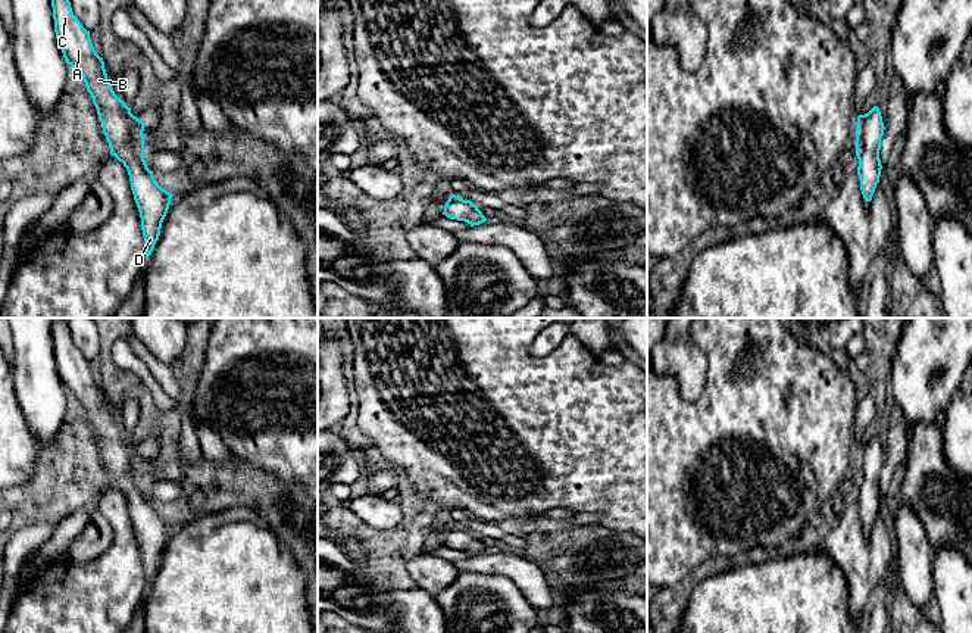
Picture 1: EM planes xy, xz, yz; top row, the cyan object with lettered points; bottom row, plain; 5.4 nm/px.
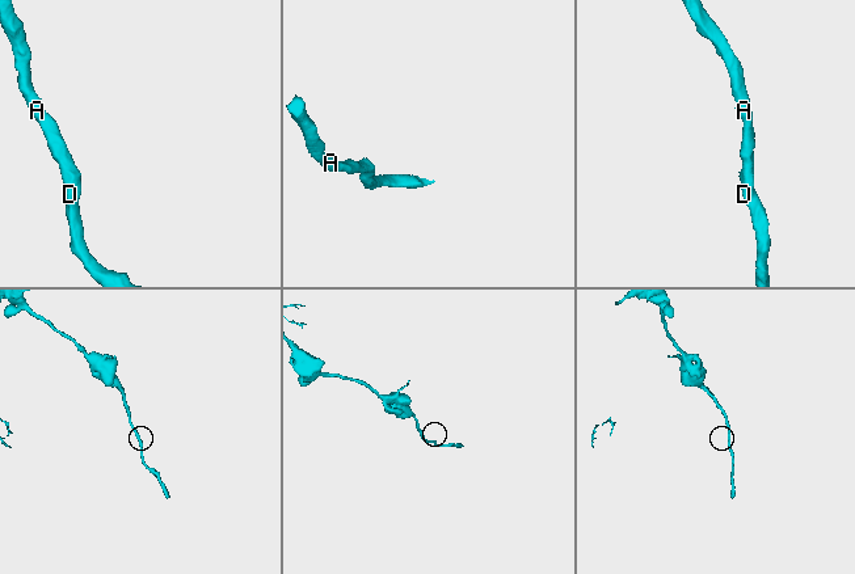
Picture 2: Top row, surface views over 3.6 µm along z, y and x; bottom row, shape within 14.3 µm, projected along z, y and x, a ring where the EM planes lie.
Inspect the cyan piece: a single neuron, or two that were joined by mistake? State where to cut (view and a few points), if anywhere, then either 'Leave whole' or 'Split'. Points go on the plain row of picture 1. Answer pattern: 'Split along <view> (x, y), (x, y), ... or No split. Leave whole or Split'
No split. Leave whole

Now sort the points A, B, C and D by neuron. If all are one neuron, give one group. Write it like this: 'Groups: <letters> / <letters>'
Groups: A B C D

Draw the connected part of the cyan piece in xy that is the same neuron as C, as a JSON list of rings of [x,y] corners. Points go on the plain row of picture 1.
[[[62,318],[51,319],[54,362],[68,395],[76,399],[93,427],[103,464],[115,486],[128,501],[137,533],[146,576],[146,589],[151,584],[168,543],[172,523],[162,518],[144,490],[144,452],[131,443],[121,430],[104,399],[103,387],[93,377],[90,361],[74,344],[71,331]]]

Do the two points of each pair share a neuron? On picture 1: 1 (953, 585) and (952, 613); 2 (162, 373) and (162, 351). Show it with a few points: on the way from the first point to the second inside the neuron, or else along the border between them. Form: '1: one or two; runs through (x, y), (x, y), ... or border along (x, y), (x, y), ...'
1: one; runs through (953, 592), (953, 605)
2: two; border along (138, 337), (158, 359), (168, 364)

